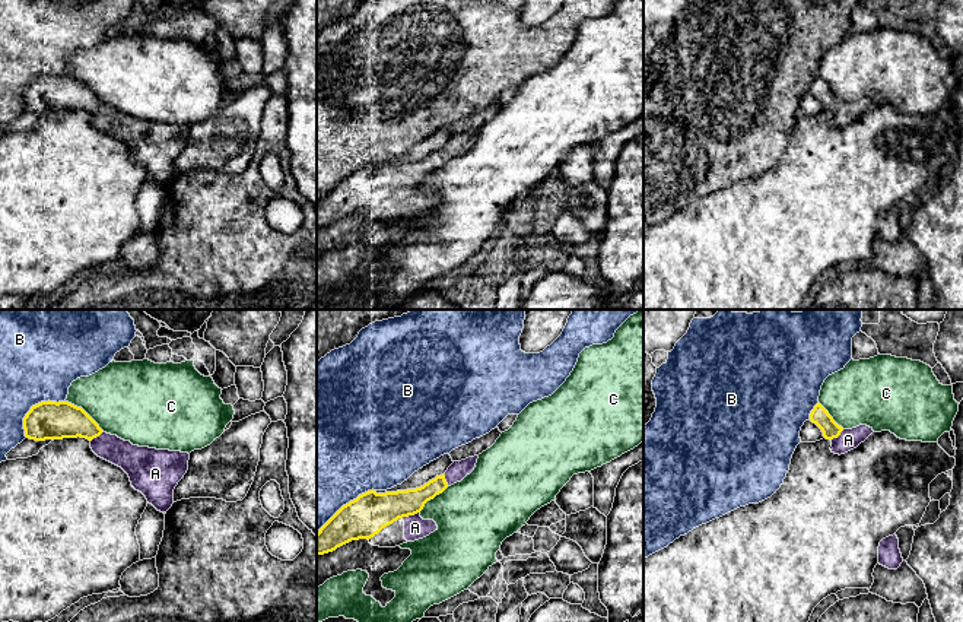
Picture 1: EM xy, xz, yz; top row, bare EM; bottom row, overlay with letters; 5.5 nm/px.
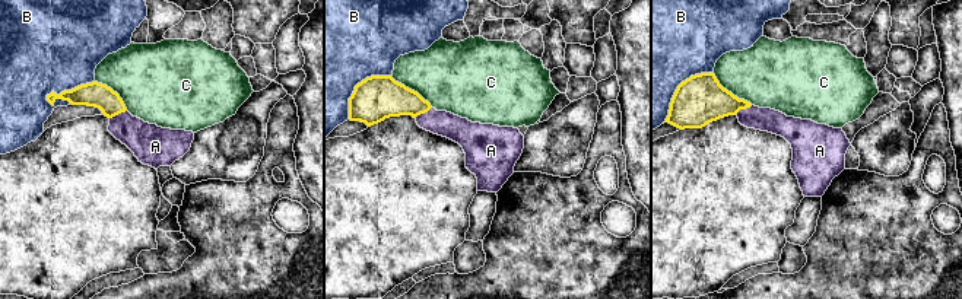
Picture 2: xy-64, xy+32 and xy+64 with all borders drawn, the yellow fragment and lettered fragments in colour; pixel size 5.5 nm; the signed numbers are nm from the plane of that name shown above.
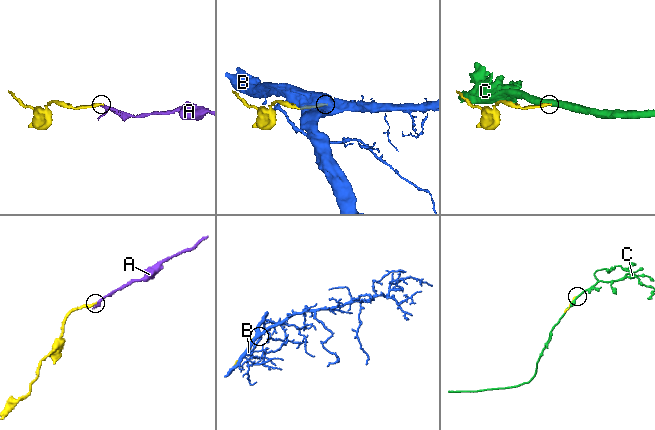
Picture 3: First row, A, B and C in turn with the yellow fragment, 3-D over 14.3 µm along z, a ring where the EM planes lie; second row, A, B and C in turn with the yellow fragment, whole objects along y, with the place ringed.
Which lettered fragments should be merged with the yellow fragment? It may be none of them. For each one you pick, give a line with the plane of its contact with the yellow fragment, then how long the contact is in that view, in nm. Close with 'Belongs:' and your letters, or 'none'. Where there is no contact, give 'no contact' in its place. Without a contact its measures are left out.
A: meets yellow in xz; contact 110 nm long
Belongs: A

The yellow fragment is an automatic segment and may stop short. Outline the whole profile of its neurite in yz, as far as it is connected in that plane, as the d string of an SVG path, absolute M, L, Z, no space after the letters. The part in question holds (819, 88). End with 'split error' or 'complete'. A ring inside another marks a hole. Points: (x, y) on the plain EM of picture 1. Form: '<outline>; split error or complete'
M820 76L811 83L810 93L821 102L826 112L832 114L830 123L839 128L856 121L874 105L873 101L867 98L843 102Z; split error

